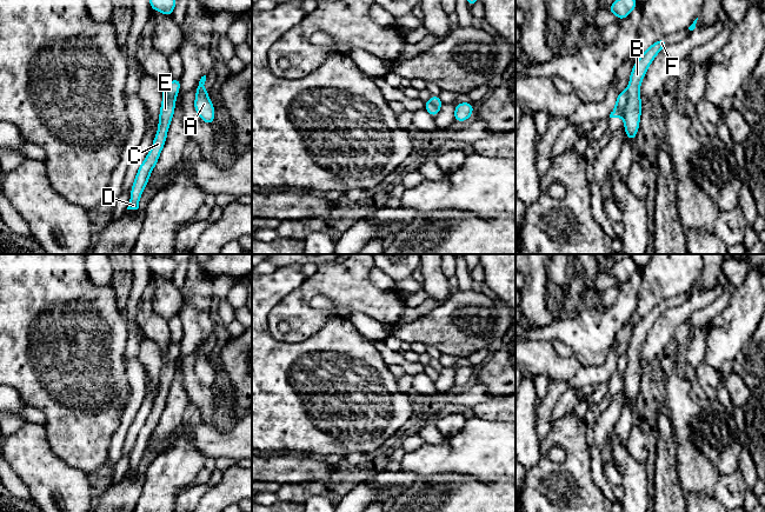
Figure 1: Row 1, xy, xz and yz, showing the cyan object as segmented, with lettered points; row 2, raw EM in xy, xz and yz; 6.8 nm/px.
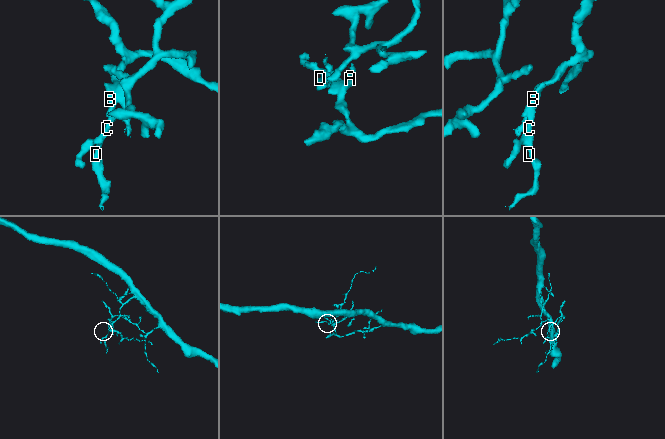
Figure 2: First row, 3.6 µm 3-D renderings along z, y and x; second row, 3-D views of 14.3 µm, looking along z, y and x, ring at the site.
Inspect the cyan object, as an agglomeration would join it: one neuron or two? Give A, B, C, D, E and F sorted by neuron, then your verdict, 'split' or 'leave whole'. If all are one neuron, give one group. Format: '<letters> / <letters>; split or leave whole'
A / B C D E F; split

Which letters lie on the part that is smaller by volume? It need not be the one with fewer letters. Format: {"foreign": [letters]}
{"foreign": ["B", "C", "D", "E", "F"]}

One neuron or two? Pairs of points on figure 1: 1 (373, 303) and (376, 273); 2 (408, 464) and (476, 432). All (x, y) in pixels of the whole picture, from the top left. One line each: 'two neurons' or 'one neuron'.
1: two neurons
2: one neuron

